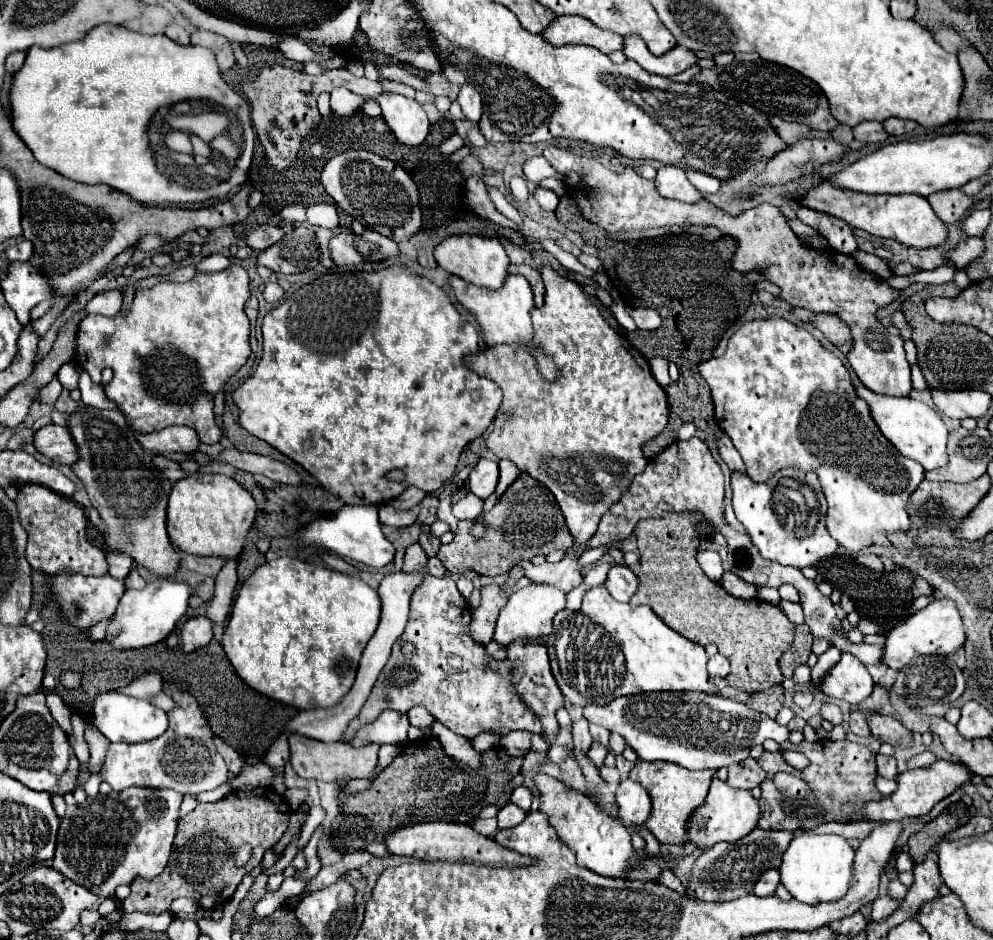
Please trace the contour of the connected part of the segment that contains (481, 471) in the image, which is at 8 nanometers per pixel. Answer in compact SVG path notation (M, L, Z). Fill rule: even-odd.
M479 459L479 463L469 473L471 493L477 495L479 499L487 499L495 491L497 481L499 481L499 467L491 459Z

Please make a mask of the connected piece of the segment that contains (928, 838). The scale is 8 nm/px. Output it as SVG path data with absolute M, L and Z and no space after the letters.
M941 813L937 819L929 821L919 833L913 833L913 835L909 837L909 843L907 843L907 847L909 847L909 857L913 859L913 863L917 865L917 863L925 861L925 859L927 859L927 853L935 847L935 843L937 843L943 835L955 831L957 827L959 827L959 821L957 821L957 819L953 819L953 817L947 815L947 813Z

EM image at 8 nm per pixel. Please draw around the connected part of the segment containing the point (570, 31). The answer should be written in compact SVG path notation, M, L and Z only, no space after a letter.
M561 15L551 23L551 27L543 33L545 41L561 47L561 45L589 45L603 53L621 51L625 45L625 39L617 33L609 33L595 23L589 23L589 19L579 15Z

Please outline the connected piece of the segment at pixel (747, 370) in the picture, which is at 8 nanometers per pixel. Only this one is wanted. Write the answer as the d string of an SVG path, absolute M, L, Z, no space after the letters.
M783 317L747 321L729 339L725 355L701 363L699 373L711 389L719 429L729 435L747 465L747 475L755 483L763 483L787 467L815 471L829 505L827 529L849 551L875 545L875 535L909 533L911 519L905 507L909 495L923 481L925 469L917 461L903 457L883 437L871 417L869 405L855 393L851 375L841 359L823 347L807 329Z

